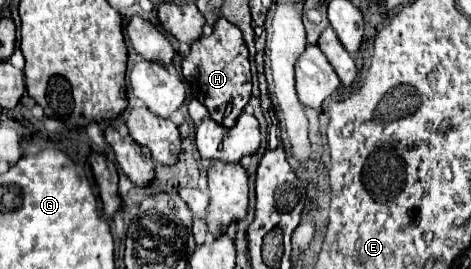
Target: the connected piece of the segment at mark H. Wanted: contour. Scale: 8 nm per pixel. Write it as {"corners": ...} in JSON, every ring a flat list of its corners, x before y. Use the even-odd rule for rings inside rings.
{"corners":[[217,20,209,38,201,36,191,44,189,56,183,60,183,76,189,82,193,96,209,110,211,118,217,124,231,128,251,98,249,52,239,28,227,20]]}

